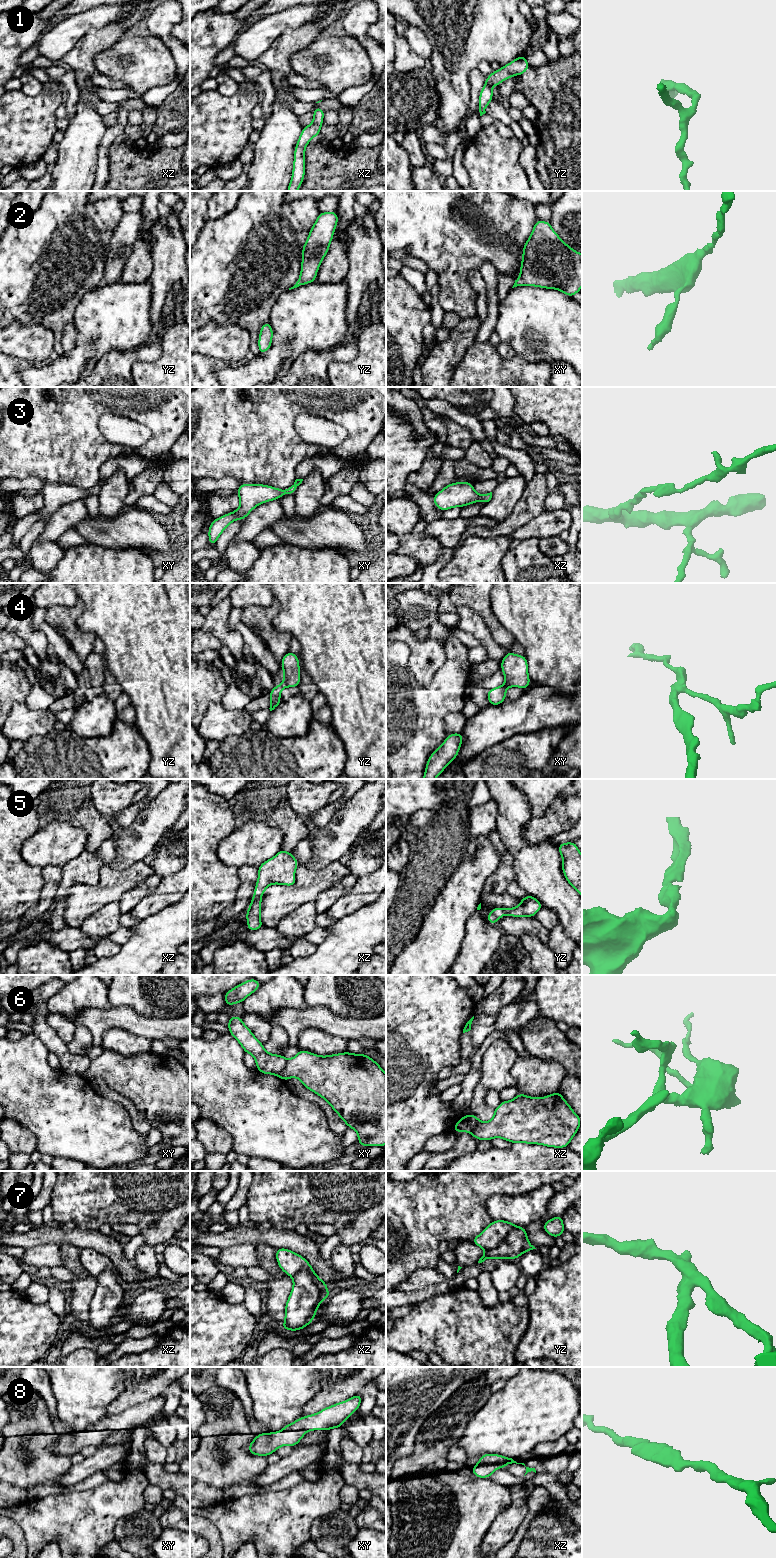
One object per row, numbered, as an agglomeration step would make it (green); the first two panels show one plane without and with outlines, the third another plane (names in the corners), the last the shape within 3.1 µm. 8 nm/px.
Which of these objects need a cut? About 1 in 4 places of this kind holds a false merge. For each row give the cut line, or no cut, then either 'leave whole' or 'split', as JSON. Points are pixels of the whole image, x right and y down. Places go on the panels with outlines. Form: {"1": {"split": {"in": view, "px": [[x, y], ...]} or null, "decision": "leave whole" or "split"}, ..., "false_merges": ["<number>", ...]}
{"1": {"split": null, "decision": "leave whole"}, "2": {"split": null, "decision": "leave whole"}, "3": {"split": null, "decision": "leave whole"}, "4": {"split": {"in": "yz", "px": [[283, 681], [288, 686]]}, "decision": "split"}, "5": {"split": null, "decision": "leave whole"}, "6": {"split": {"in": "xy", "px": [[288, 1060], [284, 1068], [277, 1075]]}, "decision": "split"}, "7": {"split": {"in": "xz", "px": [[292, 1275], [302, 1269], [306, 1269], [310, 1273], [322, 1300]]}, "decision": "split"}, "8": {"split": null, "decision": "leave whole"}, "false_merges": ["4", "6", "7"]}

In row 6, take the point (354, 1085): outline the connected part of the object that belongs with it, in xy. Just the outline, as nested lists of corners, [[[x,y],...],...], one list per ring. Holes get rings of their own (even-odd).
[[[300,1049],[278,1076],[284,1081],[298,1078],[308,1090],[327,1101],[348,1128],[357,1132],[362,1147],[386,1144],[386,1073],[370,1056],[348,1051],[319,1056]]]

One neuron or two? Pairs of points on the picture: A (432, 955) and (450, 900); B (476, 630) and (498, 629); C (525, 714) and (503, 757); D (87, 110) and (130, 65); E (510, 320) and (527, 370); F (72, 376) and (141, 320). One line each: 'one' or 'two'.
A: one
B: two
C: two
D: two
E: two
F: one

